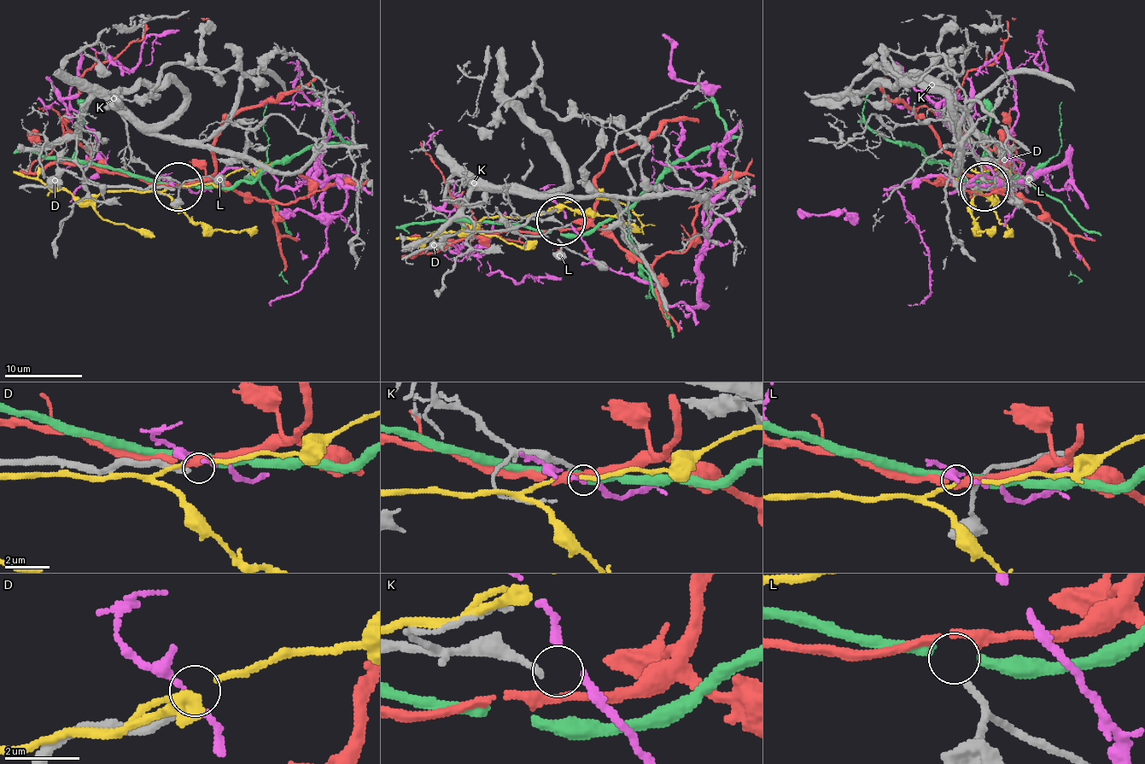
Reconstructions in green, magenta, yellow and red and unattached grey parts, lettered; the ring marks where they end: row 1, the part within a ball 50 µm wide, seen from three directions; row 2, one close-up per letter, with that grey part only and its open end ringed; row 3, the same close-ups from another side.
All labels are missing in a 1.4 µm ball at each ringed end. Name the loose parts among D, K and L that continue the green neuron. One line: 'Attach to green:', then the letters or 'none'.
Attach to green: none

